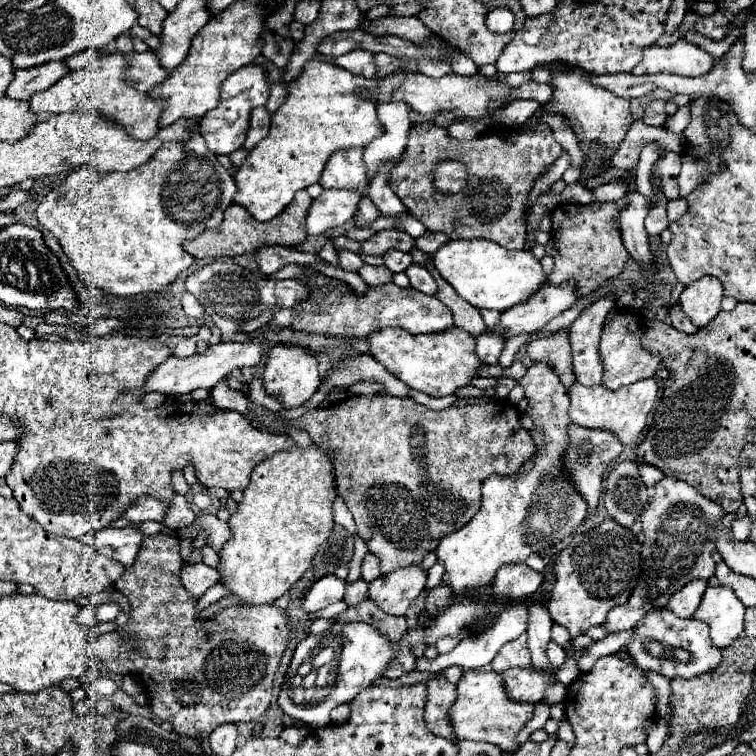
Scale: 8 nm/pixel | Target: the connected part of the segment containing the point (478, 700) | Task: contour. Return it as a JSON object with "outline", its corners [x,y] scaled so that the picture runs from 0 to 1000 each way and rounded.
{"outline":[[[626,885],[618,888],[610,901],[604,903],[604,925],[591,940],[591,951],[597,956],[602,980],[644,980],[660,985],[665,993],[681,993],[687,985],[681,983],[684,970],[694,962],[694,956],[705,946],[705,933],[700,930],[681,930],[671,925],[665,914],[663,890],[644,888],[644,885]]]}

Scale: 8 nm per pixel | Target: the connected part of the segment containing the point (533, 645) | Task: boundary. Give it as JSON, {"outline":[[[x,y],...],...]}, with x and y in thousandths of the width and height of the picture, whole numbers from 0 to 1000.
{"outline":[[[702,798],[700,803],[700,829],[697,829],[697,840],[700,840],[700,861],[702,861],[702,880],[710,888],[726,890],[729,888],[729,877],[721,866],[721,856],[729,848],[729,813],[726,808],[716,800],[716,798]]]}

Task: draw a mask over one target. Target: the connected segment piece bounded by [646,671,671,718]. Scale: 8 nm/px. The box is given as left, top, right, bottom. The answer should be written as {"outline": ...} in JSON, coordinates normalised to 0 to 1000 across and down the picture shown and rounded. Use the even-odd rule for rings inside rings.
{"outline":[[[856,888],[854,896],[868,913],[870,947],[882,950],[886,943],[886,901],[865,888]]]}

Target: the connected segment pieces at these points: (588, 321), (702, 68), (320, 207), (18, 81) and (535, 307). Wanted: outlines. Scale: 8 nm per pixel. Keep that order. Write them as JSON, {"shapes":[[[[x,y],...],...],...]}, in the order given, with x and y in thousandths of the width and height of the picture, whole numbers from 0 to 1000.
{"shapes":[[[[811,388],[798,390],[782,406],[776,406],[753,433],[758,462],[755,485],[761,501],[766,501],[766,507],[776,512],[792,509],[798,499],[798,483],[792,475],[792,448],[798,438],[798,425],[811,406],[813,406]]],[[[898,52],[890,62],[872,62],[872,60],[856,62],[851,81],[843,83],[835,91],[835,97],[837,99],[893,97],[903,102],[922,102],[938,97],[940,89],[946,89],[948,83],[951,78],[946,78],[925,60]]],[[[427,253],[419,263],[414,263],[409,282],[406,282],[406,311],[427,311],[433,303],[446,303],[467,290],[472,279],[478,258],[470,258],[470,253]]],[[[65,81],[41,91],[22,91],[20,104],[9,115],[9,128],[25,131],[25,134],[38,134],[44,123],[65,118],[91,97],[91,89],[86,81]]],[[[758,369],[739,377],[721,372],[700,398],[684,401],[681,406],[665,411],[663,427],[652,438],[665,443],[668,448],[689,440],[700,440],[700,443],[710,440],[724,425],[750,411],[763,398],[761,382],[763,380]]]]}

